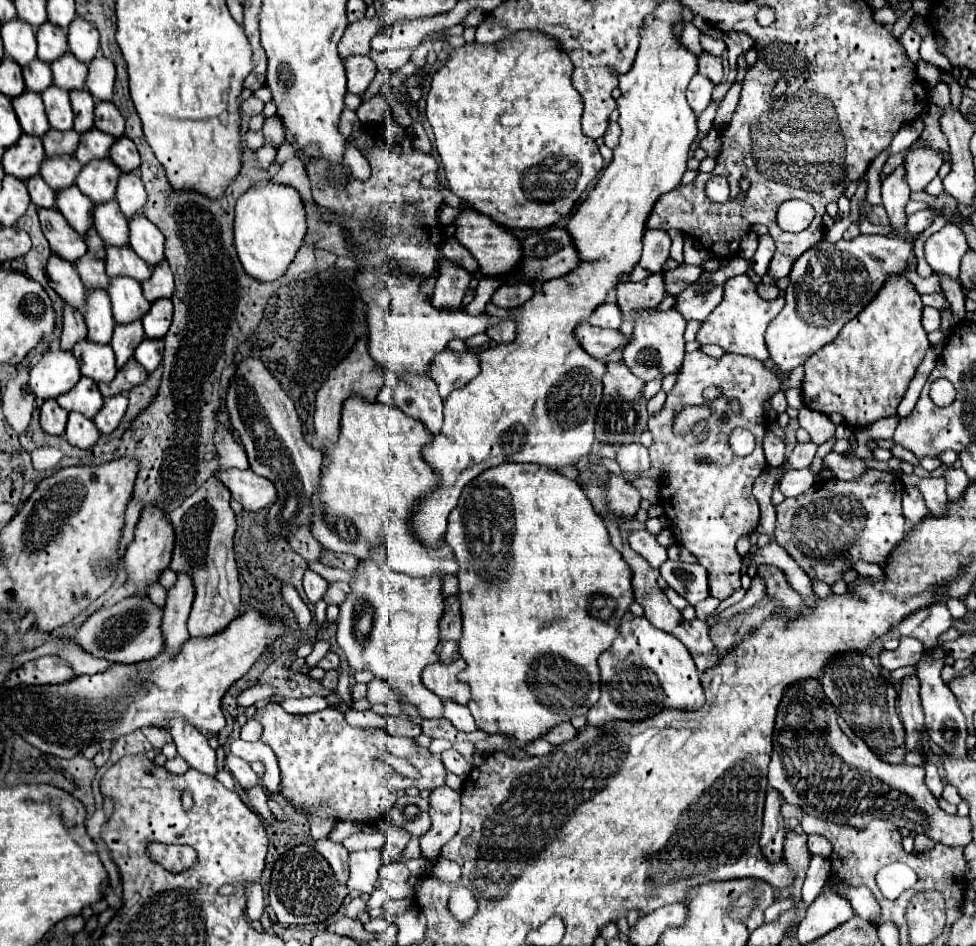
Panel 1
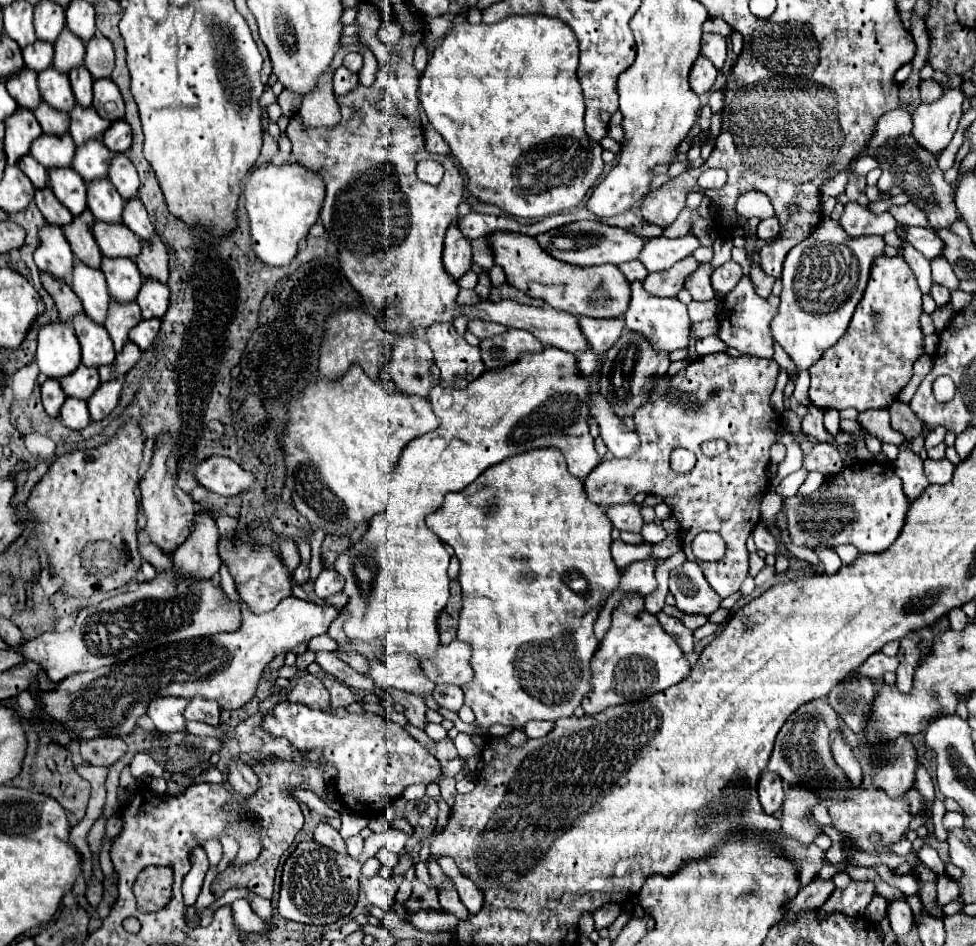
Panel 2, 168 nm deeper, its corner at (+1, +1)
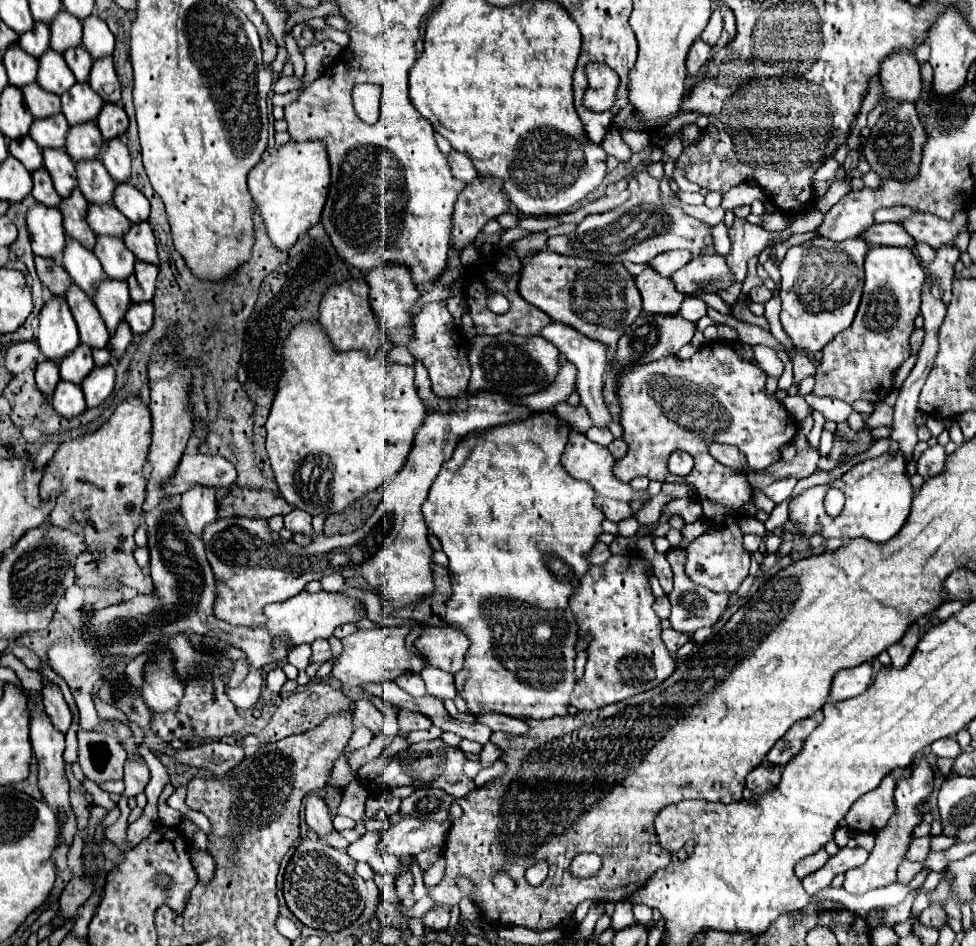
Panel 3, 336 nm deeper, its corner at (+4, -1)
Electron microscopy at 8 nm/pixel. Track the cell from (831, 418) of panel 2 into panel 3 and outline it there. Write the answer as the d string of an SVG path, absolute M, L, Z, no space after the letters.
M805 395L805 401L809 403L809 407L817 409L819 413L823 413L823 417L827 421L835 421L841 423L849 417L849 413L853 411L849 403L841 401L841 399L831 399L831 397L815 397L815 395Z

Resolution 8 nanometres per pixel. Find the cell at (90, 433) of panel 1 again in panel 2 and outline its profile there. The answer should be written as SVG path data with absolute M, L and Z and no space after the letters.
M66 397L64 405L60 409L60 419L70 429L84 429L90 423L90 413L86 407L86 401L78 399L78 397Z

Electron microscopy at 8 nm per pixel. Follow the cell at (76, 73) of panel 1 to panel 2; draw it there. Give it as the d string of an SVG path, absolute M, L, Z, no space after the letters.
M64 29L60 33L60 37L54 43L54 49L56 49L54 67L62 73L68 73L74 65L84 63L84 43L70 29Z

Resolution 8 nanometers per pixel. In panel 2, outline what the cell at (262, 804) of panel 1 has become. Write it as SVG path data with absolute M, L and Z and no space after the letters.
M232 759L232 761L228 761L226 767L228 767L226 779L238 795L250 797L252 793L256 793L258 777L256 777L256 773L252 771L252 767L248 763L244 763L242 759Z

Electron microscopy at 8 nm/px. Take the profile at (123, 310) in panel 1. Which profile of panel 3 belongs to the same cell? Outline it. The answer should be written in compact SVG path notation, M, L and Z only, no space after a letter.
M97 237L97 245L93 249L95 257L101 261L103 271L113 281L127 281L135 267L135 255L125 247L121 239L113 237Z

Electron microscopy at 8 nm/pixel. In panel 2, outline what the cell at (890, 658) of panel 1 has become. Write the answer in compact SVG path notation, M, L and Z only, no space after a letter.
M874 653L872 657L868 657L868 661L864 661L864 665L860 665L860 669L856 669L856 675L868 677L868 679L878 679L886 671L896 671L896 669L898 669L896 657L888 657L884 653Z

